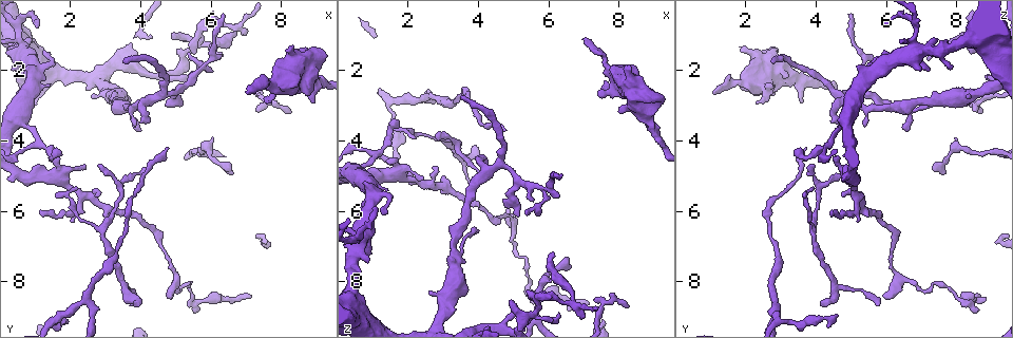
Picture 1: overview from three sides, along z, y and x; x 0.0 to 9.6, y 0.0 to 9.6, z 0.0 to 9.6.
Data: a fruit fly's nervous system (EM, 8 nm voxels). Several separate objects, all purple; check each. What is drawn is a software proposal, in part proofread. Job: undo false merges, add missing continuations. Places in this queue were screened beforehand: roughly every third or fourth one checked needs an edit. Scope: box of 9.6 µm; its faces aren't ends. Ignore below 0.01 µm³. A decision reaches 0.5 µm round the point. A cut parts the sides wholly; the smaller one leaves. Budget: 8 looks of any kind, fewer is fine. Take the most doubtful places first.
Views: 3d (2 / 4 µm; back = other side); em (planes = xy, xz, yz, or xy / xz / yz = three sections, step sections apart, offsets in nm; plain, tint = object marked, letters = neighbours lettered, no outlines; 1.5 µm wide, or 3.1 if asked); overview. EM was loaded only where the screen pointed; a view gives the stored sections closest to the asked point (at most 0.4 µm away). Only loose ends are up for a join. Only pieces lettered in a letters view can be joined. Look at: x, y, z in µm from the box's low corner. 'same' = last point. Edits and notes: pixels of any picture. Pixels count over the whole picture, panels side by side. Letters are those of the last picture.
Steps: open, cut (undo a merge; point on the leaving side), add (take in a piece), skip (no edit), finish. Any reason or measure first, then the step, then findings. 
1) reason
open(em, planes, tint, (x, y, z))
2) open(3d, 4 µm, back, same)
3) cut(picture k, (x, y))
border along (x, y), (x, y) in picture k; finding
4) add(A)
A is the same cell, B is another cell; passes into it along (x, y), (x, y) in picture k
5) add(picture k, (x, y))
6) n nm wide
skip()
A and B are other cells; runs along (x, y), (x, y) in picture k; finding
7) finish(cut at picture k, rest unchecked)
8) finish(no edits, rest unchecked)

a fork
open(3d, 2 µm, back, (7.55, 3.00, 8.50))

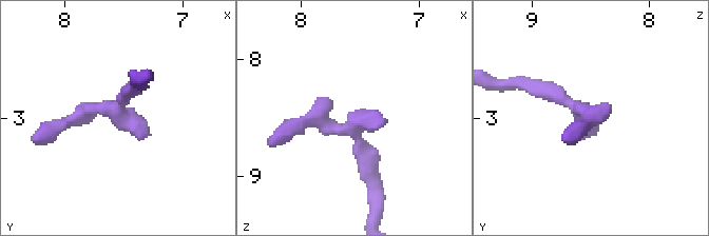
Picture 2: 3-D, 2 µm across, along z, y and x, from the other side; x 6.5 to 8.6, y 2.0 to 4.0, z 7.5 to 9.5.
now the EM
open(em, xy, step 8, tint, (7.56, 2.94, 8.58))

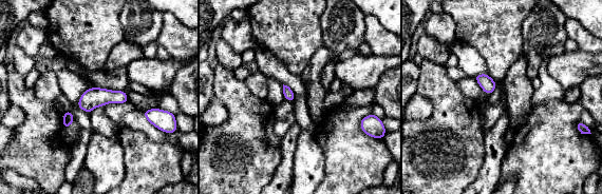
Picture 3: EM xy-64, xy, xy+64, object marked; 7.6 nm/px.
another direction
open(em, yz, step 8, letters, same)

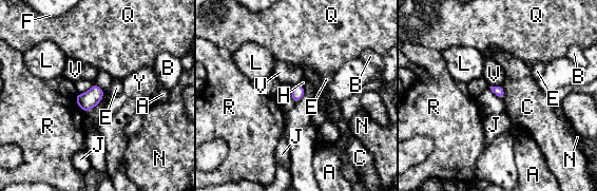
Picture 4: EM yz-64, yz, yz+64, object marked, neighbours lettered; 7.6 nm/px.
skip()
A, B, C, E, F, H, J, L, N, Q, R, V and Y are other cells; border along (104, 95), (94, 107), (83, 113) in picture 4; continuous, no second cell

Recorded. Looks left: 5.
free end
open(em, planes, letters, (7.10, 8.35, 8.60))

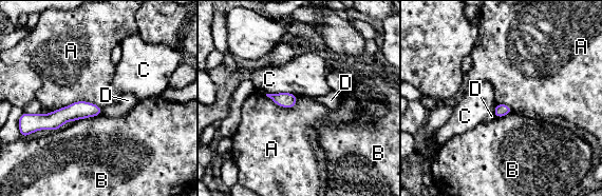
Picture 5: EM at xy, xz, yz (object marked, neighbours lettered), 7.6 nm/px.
skip()
A, B, C and D are other cells; runs along (98, 110), (34, 117) in picture 5; no lettered piece goes on from it

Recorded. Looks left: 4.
branch stops here
open(em, xz, step 8, tint, (3.90, 8.65, 4.10))

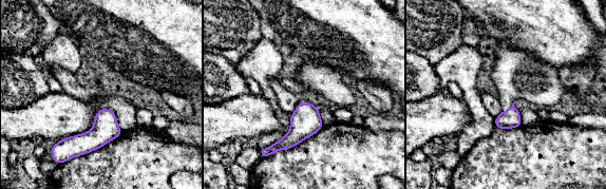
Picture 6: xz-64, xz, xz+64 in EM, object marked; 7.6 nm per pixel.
cut it another way
open(em, planes, letters, same)

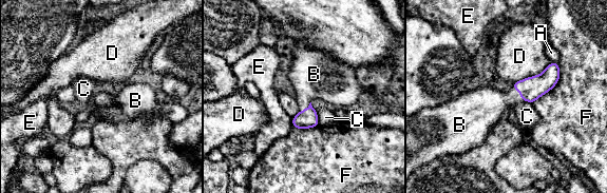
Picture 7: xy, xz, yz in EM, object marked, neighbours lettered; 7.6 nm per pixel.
add(B)
B is the same cell, A, C, D, E and F are other cells; passes into it along (530, 89), (518, 92), (488, 102) in picture 7; the cell continues

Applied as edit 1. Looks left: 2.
finish(add at picture 7, rest unchecked)

